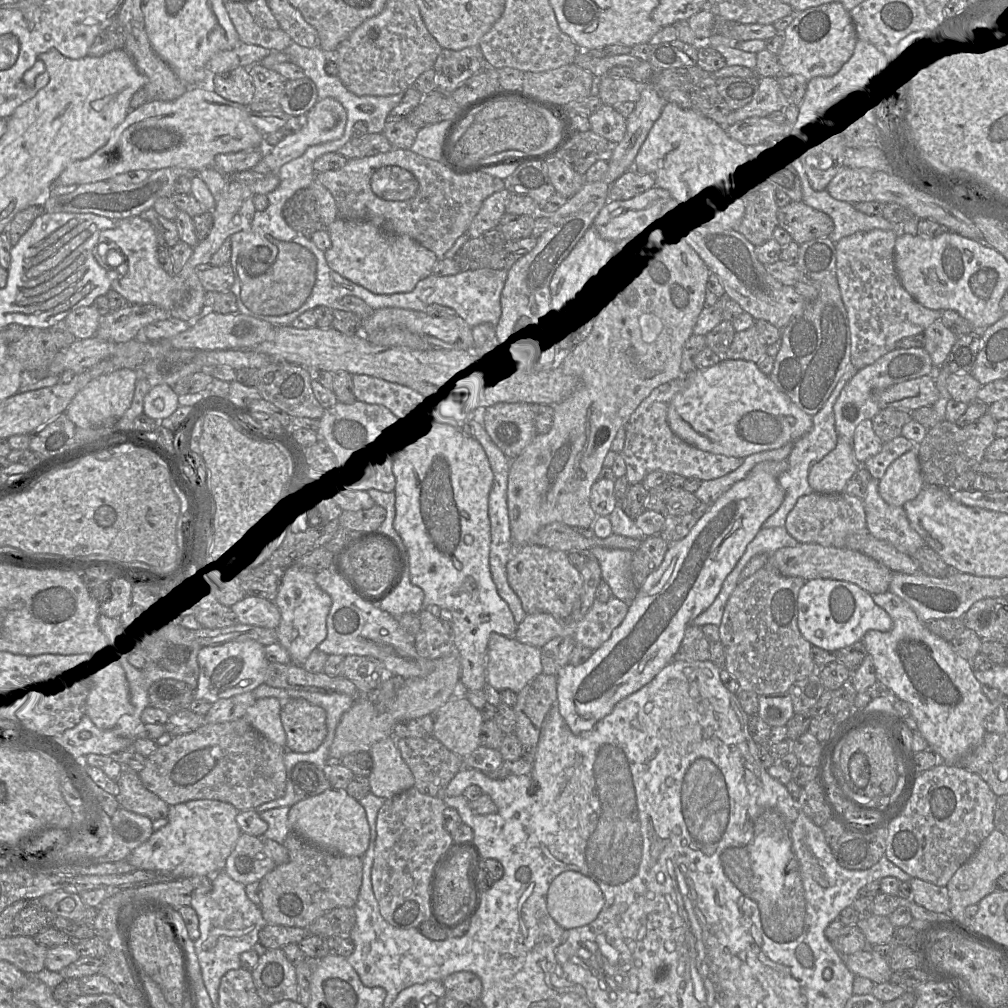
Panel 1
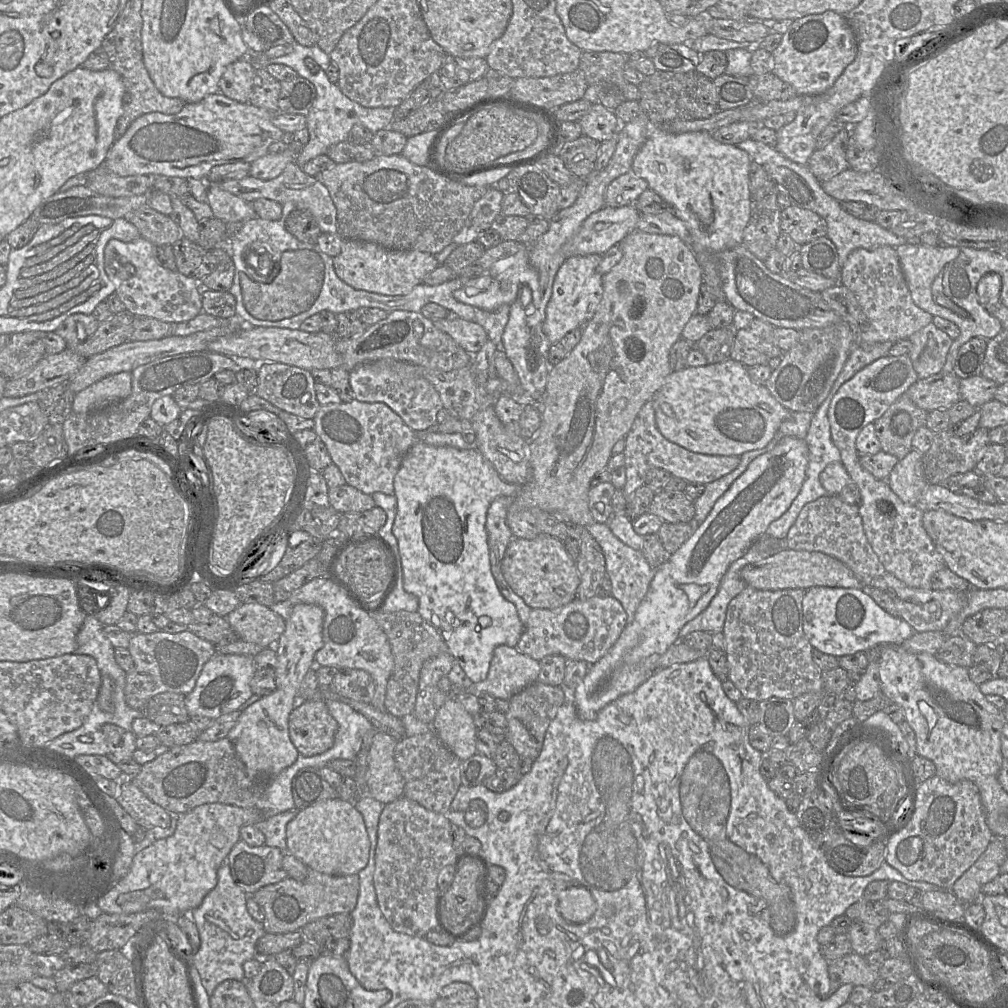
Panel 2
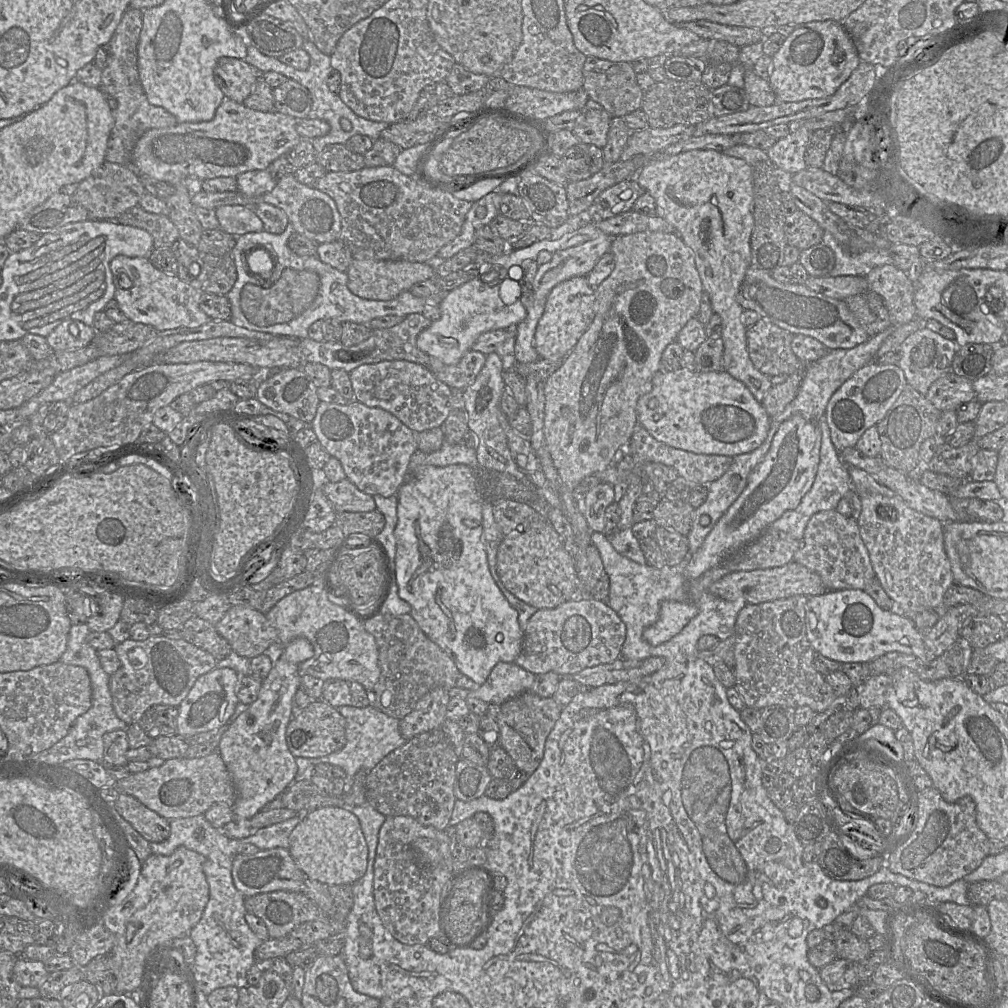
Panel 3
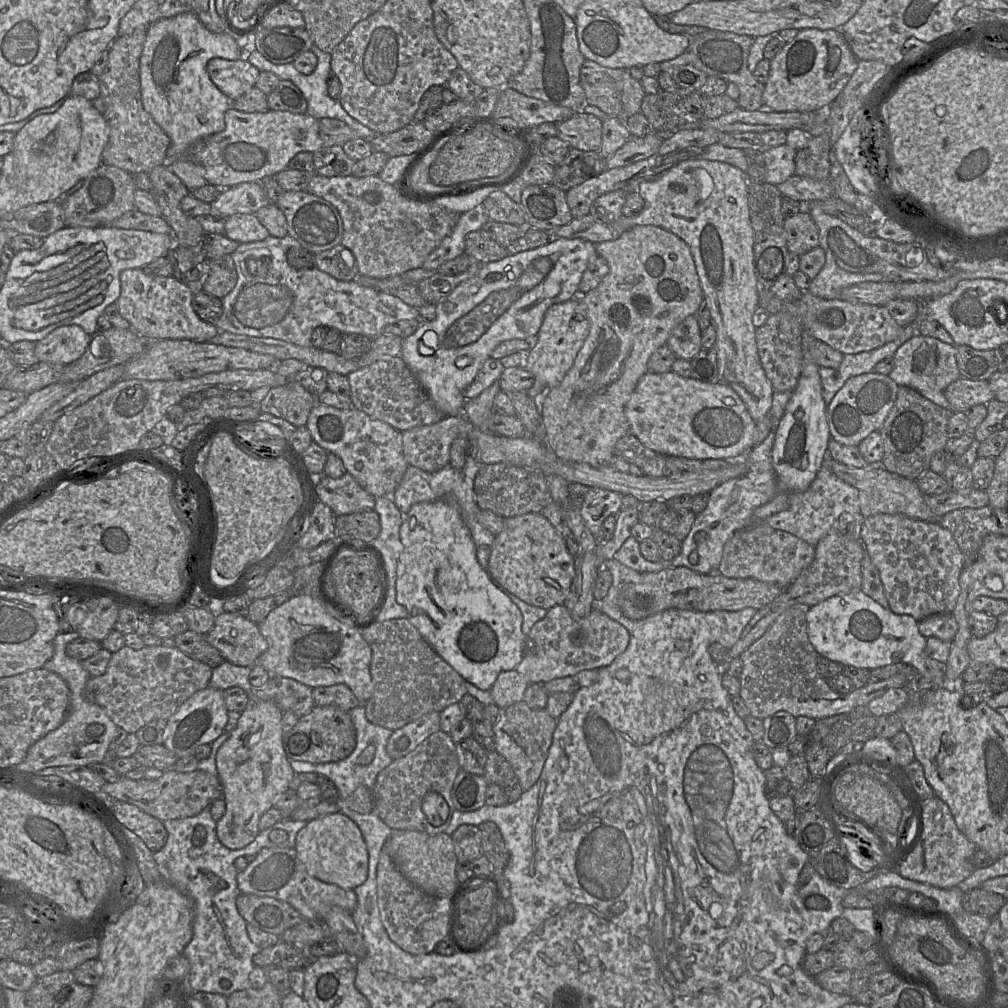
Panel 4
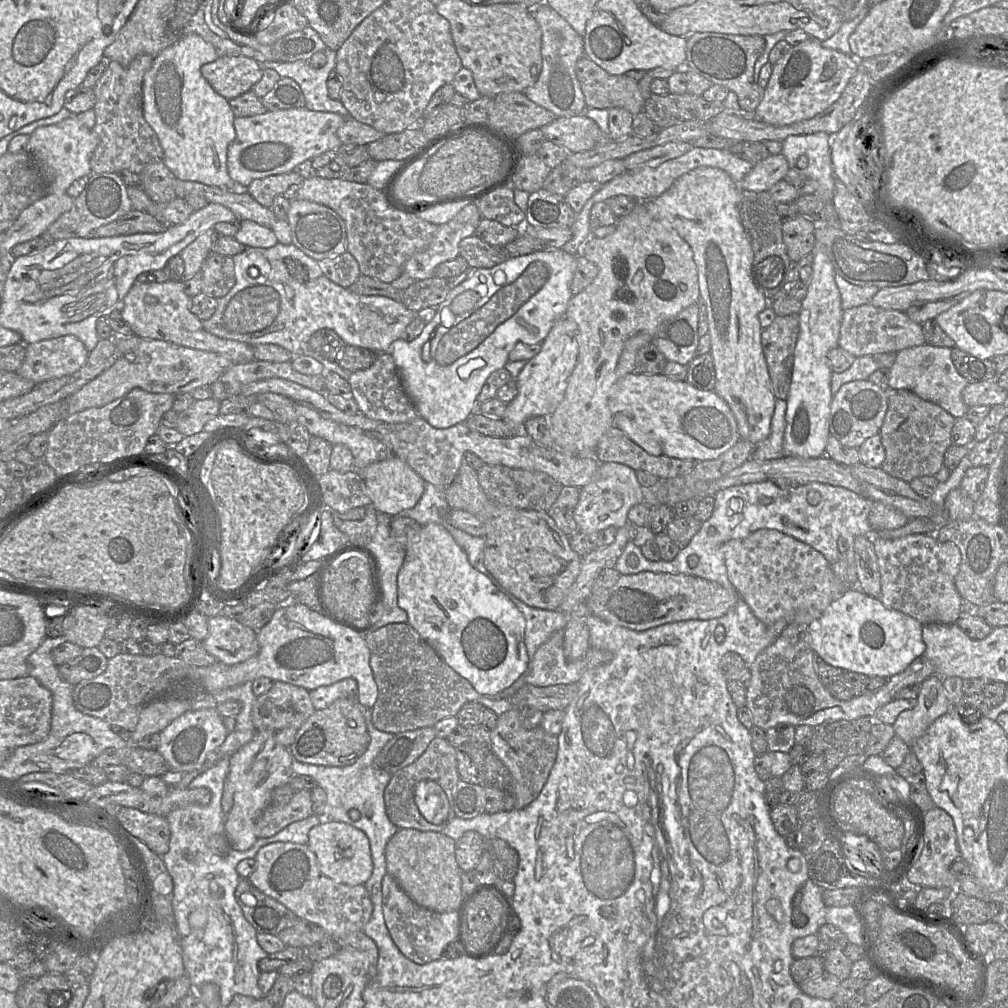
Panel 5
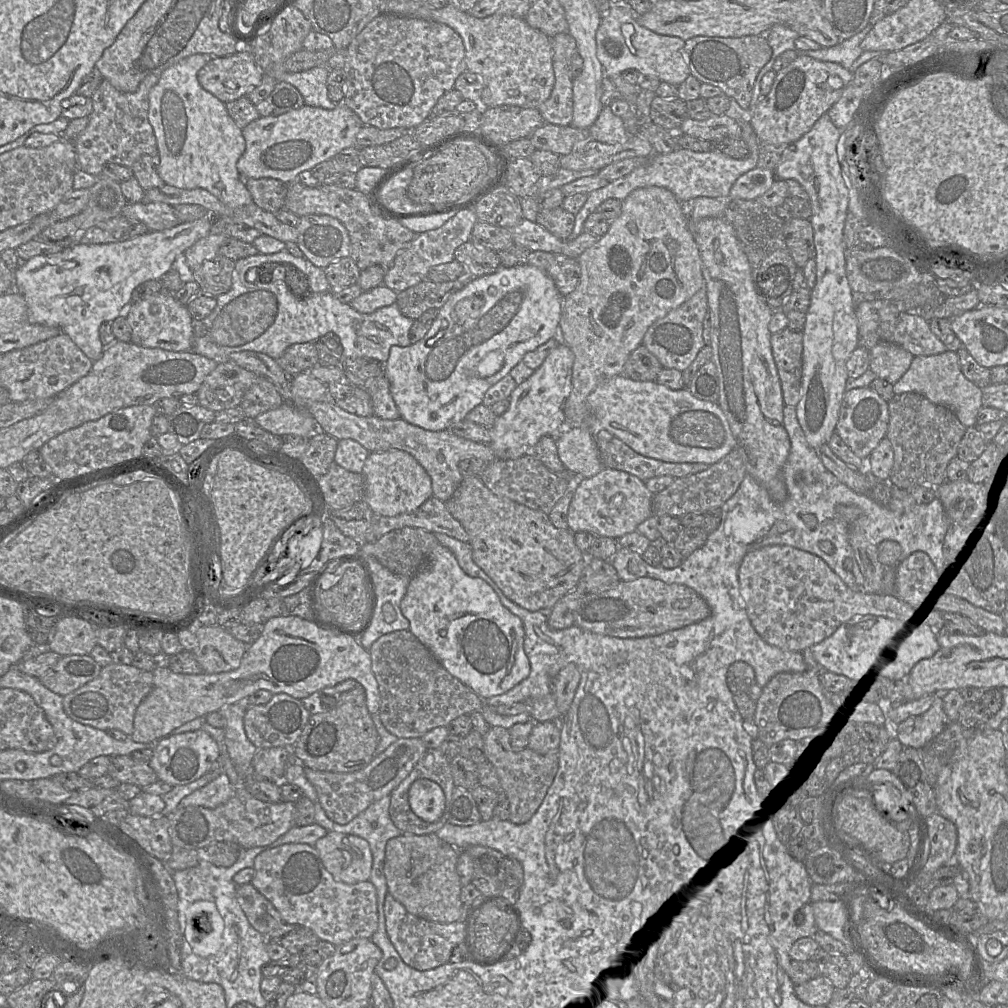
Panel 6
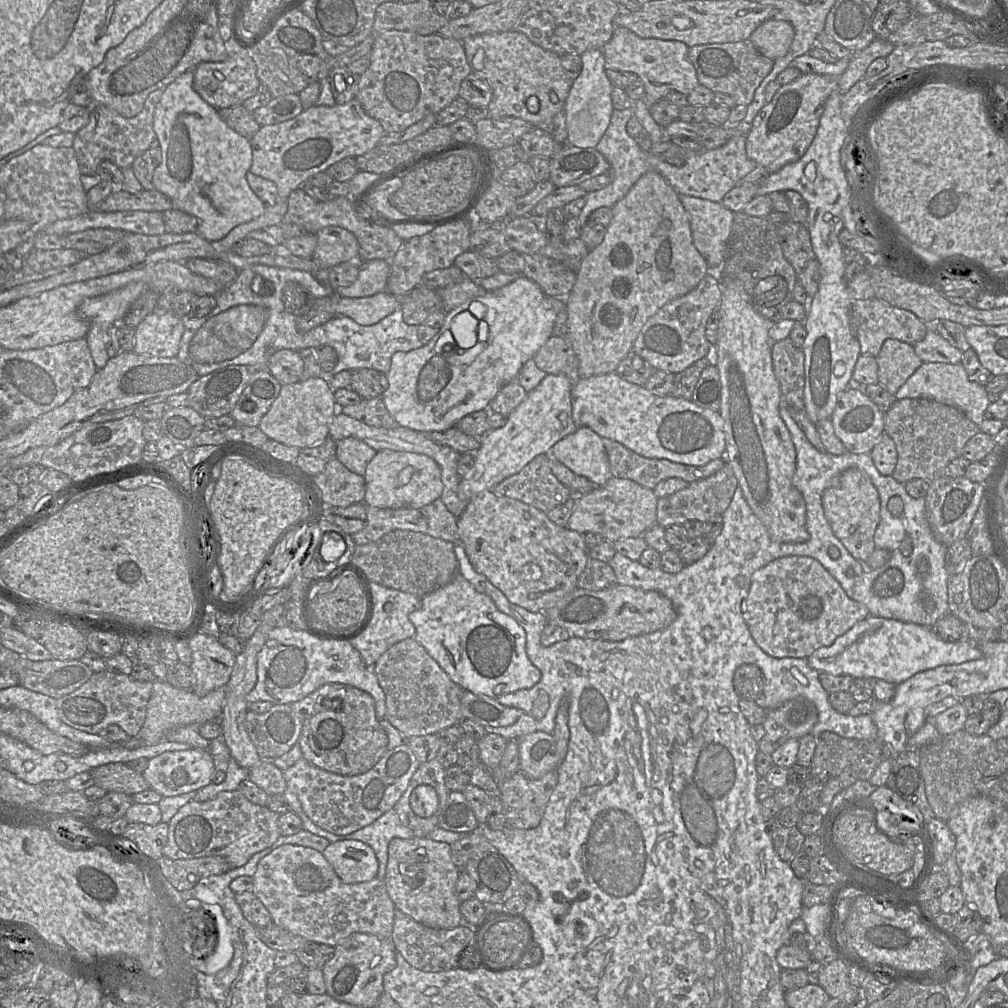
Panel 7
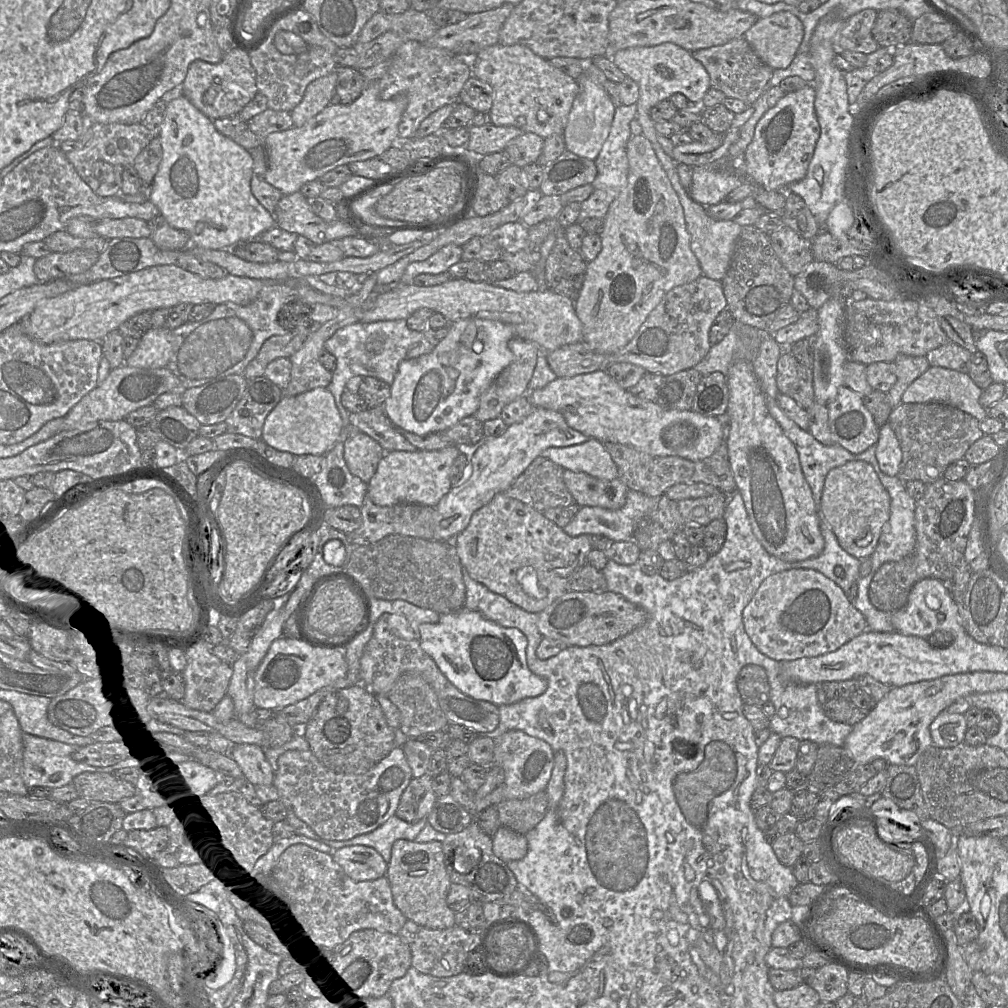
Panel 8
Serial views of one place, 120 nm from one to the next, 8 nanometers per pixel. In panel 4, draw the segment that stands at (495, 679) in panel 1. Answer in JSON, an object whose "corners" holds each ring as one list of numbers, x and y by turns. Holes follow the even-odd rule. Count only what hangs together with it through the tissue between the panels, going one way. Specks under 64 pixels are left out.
{"corners":[[516,669,507,670,499,673,489,692,494,703,505,708,522,701,529,684]]}

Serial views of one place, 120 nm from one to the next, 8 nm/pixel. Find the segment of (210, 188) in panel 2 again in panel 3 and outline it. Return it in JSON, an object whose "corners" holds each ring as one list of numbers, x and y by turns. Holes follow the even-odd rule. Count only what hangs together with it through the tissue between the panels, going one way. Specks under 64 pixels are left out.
{"corners":[[224,205,216,208,215,213,220,229,233,236,264,230,262,221,251,207]]}

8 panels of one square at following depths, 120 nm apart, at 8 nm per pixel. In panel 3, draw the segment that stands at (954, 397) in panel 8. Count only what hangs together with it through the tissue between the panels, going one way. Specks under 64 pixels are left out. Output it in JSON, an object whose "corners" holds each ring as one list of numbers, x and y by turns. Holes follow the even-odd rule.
{"corners":[[922,324,899,347,898,366,904,372,908,385,925,396,933,382,952,370,952,362,959,348,956,342,944,338]]}

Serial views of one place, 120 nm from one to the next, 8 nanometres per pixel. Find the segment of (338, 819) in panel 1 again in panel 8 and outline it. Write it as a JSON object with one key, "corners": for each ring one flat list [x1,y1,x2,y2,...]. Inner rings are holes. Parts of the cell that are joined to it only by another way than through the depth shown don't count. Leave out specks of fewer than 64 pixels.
{"corners":[[350,845,335,849,332,857,354,881,375,880,386,875,388,863,373,847]]}

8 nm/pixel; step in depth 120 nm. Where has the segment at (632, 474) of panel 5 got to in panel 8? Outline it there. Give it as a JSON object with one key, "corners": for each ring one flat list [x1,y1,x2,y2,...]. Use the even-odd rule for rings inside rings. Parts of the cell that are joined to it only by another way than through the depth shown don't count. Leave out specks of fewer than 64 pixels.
{"corners":[[628,489,621,508,582,506,562,529,573,537,599,534,617,542,631,540,638,523,652,510,657,498]]}

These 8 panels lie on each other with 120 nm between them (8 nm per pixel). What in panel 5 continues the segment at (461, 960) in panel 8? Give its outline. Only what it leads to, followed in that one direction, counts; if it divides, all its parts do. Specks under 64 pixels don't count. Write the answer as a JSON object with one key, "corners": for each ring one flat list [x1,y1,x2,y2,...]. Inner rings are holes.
{"corners":[[388,873,382,880,382,908,385,924,399,950,417,964,438,960,445,948,459,938,459,911,435,912,416,904]]}

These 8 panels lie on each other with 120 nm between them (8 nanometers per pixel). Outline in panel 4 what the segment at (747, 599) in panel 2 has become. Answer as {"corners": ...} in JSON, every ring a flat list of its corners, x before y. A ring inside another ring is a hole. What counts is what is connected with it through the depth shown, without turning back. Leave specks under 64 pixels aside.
{"corners":[[796,604,780,614,770,628,741,655,743,663,740,696,750,715,764,719,776,712,786,711,794,717,808,716,815,720,848,714,856,706,866,706,890,688,902,688,907,677,896,675,886,680,868,683,847,694,833,691,817,666,819,654,812,646,807,633,807,611,810,607]]}

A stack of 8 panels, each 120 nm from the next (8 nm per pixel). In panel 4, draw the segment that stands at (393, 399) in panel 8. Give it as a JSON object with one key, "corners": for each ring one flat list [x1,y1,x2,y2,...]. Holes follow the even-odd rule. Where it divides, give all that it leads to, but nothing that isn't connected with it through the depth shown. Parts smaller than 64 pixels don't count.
{"corners":[[551,238,543,246,508,254,501,260,479,263,479,270,474,276,462,282,436,304,436,318,433,321,422,321,412,335,402,340,402,359,444,417,463,414,465,390,498,344,511,339,535,339,547,309,579,295,583,272,596,255,595,244,588,240]]}

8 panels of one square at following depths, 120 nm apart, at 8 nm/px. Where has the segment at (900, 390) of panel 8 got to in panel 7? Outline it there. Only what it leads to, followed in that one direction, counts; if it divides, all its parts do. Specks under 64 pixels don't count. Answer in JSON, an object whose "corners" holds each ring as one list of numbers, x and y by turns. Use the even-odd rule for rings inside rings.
{"corners":[[887,339,876,356,878,383,896,395,900,387,924,363,913,345,898,339]]}

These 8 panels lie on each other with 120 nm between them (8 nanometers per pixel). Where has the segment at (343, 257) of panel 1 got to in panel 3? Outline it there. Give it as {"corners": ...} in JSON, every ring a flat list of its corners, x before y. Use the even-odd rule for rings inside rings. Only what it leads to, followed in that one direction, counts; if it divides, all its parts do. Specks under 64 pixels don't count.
{"corners":[[352,259,347,271,348,288,361,298,369,300,390,300,416,283,435,277,434,268,426,262,405,260]]}

